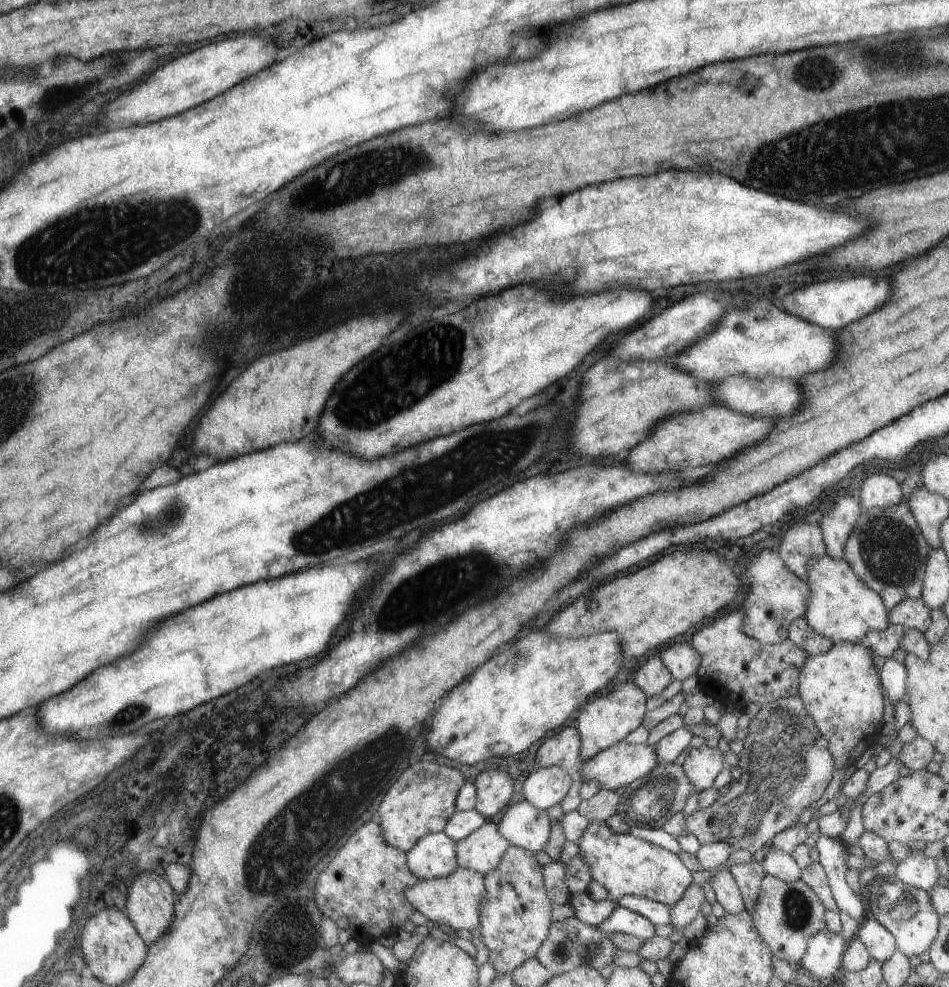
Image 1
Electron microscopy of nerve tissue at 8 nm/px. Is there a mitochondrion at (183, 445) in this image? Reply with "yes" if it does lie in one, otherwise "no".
no

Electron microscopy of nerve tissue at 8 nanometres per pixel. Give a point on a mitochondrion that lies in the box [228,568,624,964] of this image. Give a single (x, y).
(362, 769)

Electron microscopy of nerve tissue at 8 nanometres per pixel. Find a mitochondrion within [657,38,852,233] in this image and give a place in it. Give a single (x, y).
(816, 73)

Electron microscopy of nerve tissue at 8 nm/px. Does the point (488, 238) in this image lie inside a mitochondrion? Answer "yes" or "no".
no

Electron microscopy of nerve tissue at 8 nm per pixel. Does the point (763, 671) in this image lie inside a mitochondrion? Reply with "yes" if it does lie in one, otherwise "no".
no

